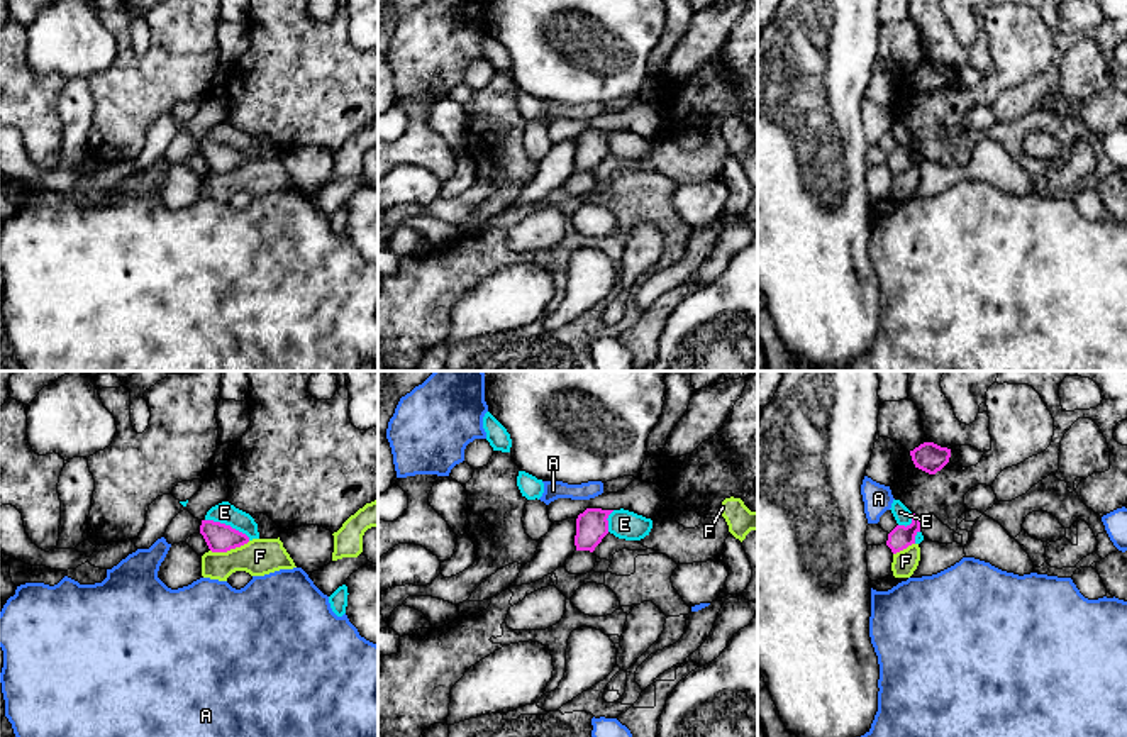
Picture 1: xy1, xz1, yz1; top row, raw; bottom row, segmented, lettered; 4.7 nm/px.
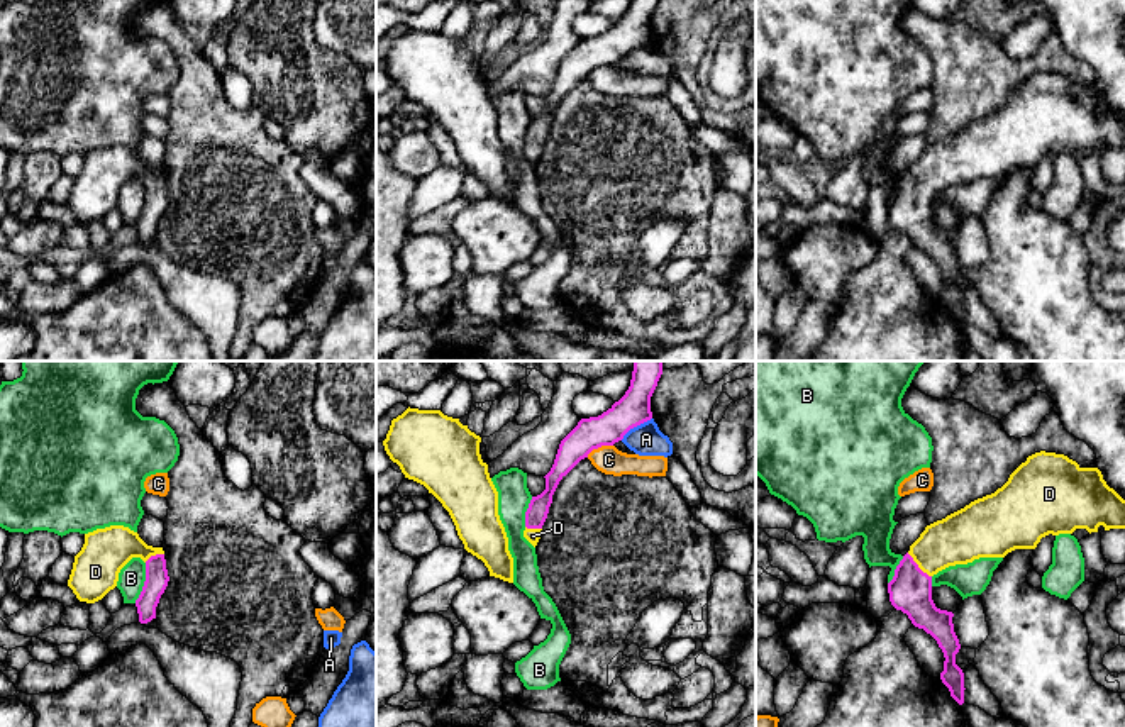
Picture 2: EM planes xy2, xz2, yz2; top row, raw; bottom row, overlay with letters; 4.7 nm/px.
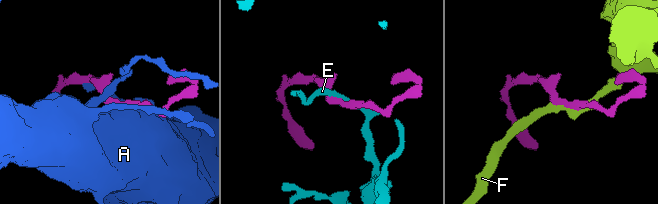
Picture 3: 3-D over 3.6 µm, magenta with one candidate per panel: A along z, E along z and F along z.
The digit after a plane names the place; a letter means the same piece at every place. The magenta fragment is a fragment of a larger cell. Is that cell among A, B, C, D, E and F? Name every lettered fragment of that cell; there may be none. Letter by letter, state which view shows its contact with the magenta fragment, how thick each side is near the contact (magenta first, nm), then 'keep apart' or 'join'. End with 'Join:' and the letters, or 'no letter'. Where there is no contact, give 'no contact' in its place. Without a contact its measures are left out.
A: xz2 | 160/160 nm | keep apart
B: xy2 | 110/130 nm | keep apart
C: xz2 | 160/140 nm | keep apart
D: yz2 | 200/240 nm | join
E: xy1 | 140/100 nm | keep apart
F: xy1 | 140/180 nm | keep apart
Join: D

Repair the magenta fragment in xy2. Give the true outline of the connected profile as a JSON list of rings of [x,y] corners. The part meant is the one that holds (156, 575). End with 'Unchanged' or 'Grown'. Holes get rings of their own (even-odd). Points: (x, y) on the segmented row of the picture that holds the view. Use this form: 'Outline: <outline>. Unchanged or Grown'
Outline: [[[110,525],[85,534],[85,544],[75,556],[68,586],[80,602],[95,603],[117,586],[120,569],[132,559],[146,563],[146,581],[136,600],[139,622],[156,619],[156,607],[169,576],[163,547],[147,546],[137,532]]]. Grown

